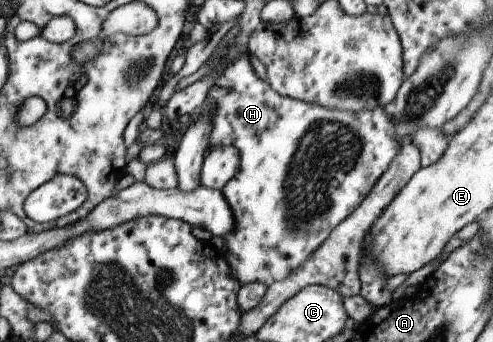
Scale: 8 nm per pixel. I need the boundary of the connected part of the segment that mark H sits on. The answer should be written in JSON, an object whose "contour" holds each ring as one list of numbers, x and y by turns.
{"contour":[[235,38,218,56,213,52,205,62,209,69,204,77,213,76,213,84,197,114,203,116,207,110,213,114,209,134,211,148,233,145,241,156,237,174,222,188,223,198,235,220,233,232,221,239,231,274,241,286,256,282,271,286,299,270,329,238,332,230,363,202,377,179,389,168,391,160,399,154,402,144,397,140,397,126,391,118,390,108,377,105,373,110,354,113,281,96,268,81,257,77,248,52,239,54,233,62,223,60,233,46]]}

